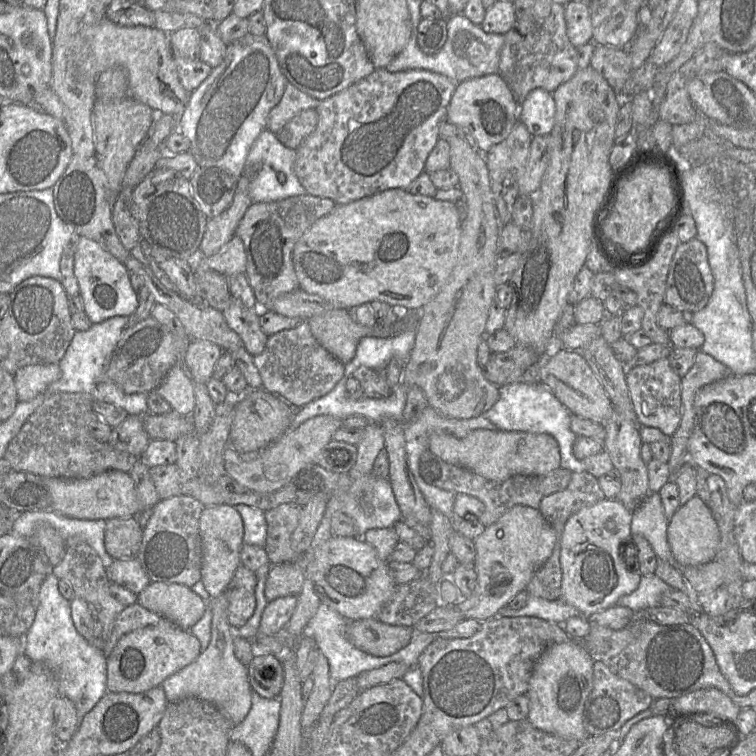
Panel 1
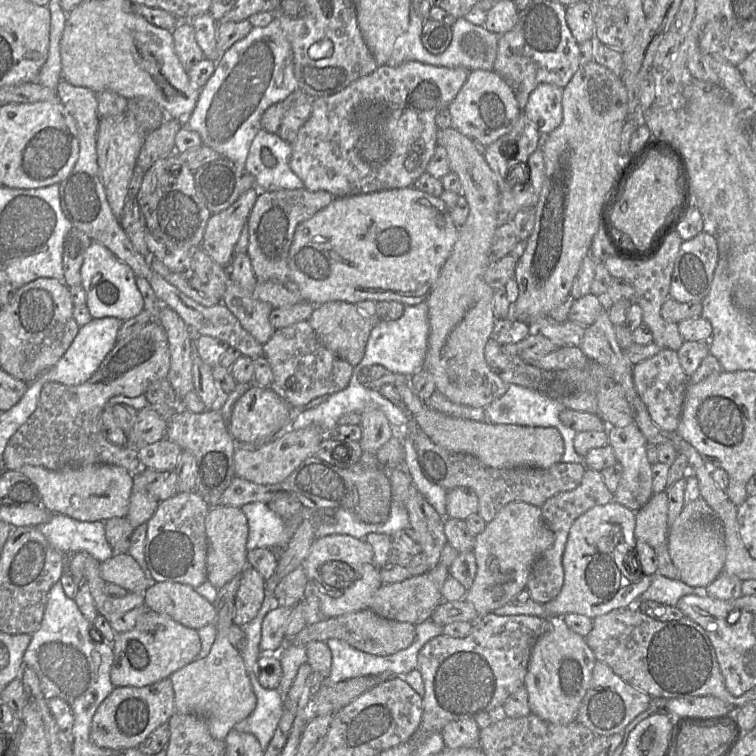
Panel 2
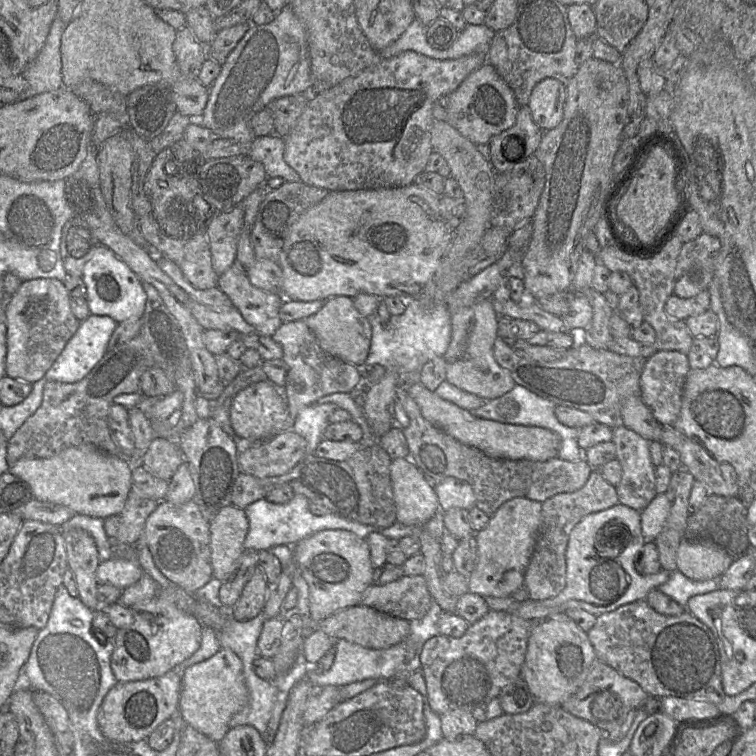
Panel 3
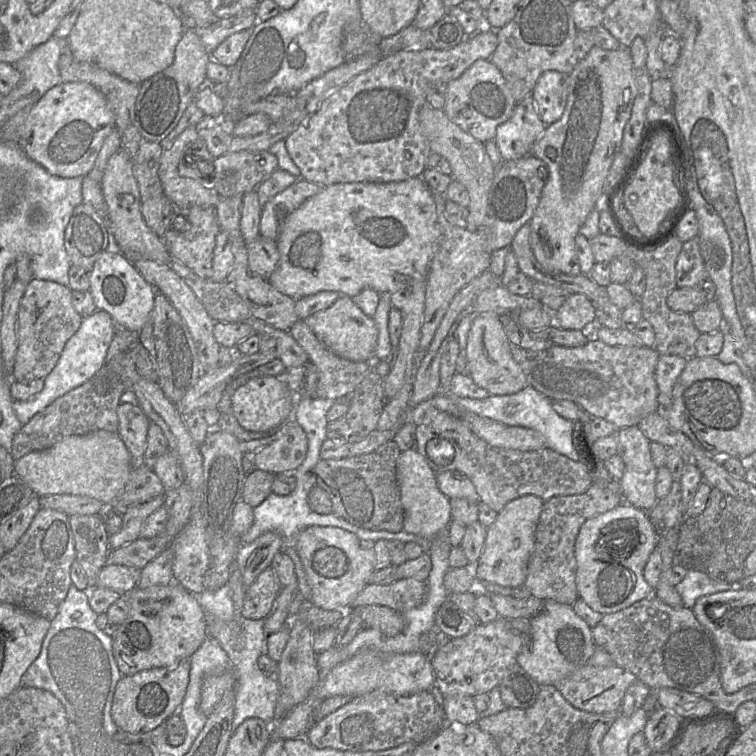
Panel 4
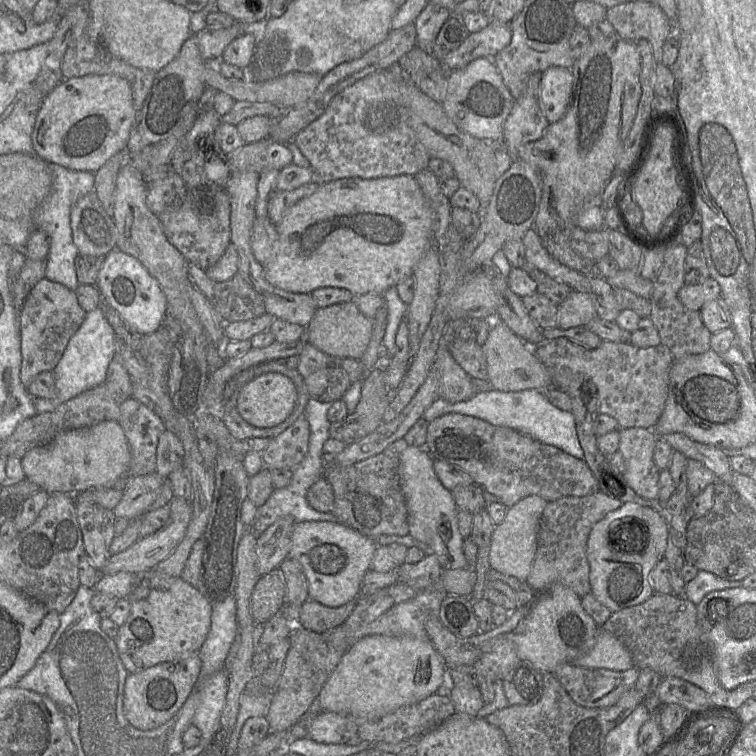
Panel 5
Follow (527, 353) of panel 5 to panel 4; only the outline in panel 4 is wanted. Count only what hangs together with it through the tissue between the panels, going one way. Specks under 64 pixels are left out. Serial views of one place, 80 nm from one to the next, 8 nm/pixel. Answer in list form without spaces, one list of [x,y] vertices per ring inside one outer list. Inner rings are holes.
[[[491,312],[473,315],[463,350],[466,357],[465,373],[490,395],[514,394],[528,386],[523,372],[512,357],[510,341],[499,316]]]

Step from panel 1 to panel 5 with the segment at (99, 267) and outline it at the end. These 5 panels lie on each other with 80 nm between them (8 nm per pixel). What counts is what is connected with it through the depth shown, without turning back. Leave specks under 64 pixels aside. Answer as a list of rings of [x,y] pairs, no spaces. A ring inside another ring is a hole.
[[[114,247],[104,257],[95,283],[100,297],[117,310],[138,334],[148,335],[160,328],[167,313],[167,299],[158,282],[136,258]]]

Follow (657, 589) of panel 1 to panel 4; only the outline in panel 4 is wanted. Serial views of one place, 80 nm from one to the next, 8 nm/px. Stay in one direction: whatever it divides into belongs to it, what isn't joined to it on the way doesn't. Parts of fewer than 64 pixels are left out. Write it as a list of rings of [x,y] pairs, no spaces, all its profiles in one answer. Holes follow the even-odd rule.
[[[688,569],[683,580],[675,585],[675,590],[683,600],[683,606],[692,609],[698,598],[717,592],[728,591],[736,588],[737,585],[718,582],[701,569]]]

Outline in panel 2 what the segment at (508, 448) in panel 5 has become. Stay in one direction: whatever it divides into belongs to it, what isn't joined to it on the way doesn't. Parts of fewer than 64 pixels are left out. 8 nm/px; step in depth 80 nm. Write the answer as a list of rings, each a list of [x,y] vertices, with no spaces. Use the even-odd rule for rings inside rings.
[[[385,384],[379,387],[377,391],[404,410],[411,419],[411,440],[417,453],[421,472],[425,478],[447,491],[457,487],[471,489],[478,497],[477,513],[486,523],[491,522],[496,514],[510,502],[520,501],[541,507],[552,496],[575,489],[580,484],[587,469],[585,464],[563,463],[562,461],[549,468],[516,467],[499,469],[486,466],[471,454],[453,452],[435,444],[413,420],[412,414],[395,386]]]

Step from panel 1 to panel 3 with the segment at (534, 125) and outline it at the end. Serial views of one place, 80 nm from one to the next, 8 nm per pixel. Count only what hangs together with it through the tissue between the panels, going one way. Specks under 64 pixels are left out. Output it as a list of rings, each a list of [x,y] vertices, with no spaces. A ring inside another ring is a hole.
[[[547,77],[533,88],[528,106],[533,120],[543,131],[553,129],[562,122],[566,87],[563,81]]]

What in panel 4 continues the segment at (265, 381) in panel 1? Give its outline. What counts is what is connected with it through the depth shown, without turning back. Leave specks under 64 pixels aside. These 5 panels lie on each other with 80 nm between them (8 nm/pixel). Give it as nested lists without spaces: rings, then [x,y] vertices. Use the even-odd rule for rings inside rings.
[[[298,320],[294,323],[288,329],[288,332],[305,350],[308,356],[302,393],[298,395],[300,397],[308,397],[310,399],[343,399],[347,394],[353,393],[370,368],[369,362],[346,360],[329,351],[303,320]]]

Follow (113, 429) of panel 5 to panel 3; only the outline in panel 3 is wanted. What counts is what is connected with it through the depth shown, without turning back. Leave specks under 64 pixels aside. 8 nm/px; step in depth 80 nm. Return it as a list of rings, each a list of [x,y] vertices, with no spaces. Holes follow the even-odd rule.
[[[91,444],[64,449],[50,458],[22,458],[9,471],[27,482],[34,498],[66,506],[76,514],[106,519],[120,515],[132,489],[133,464]]]

